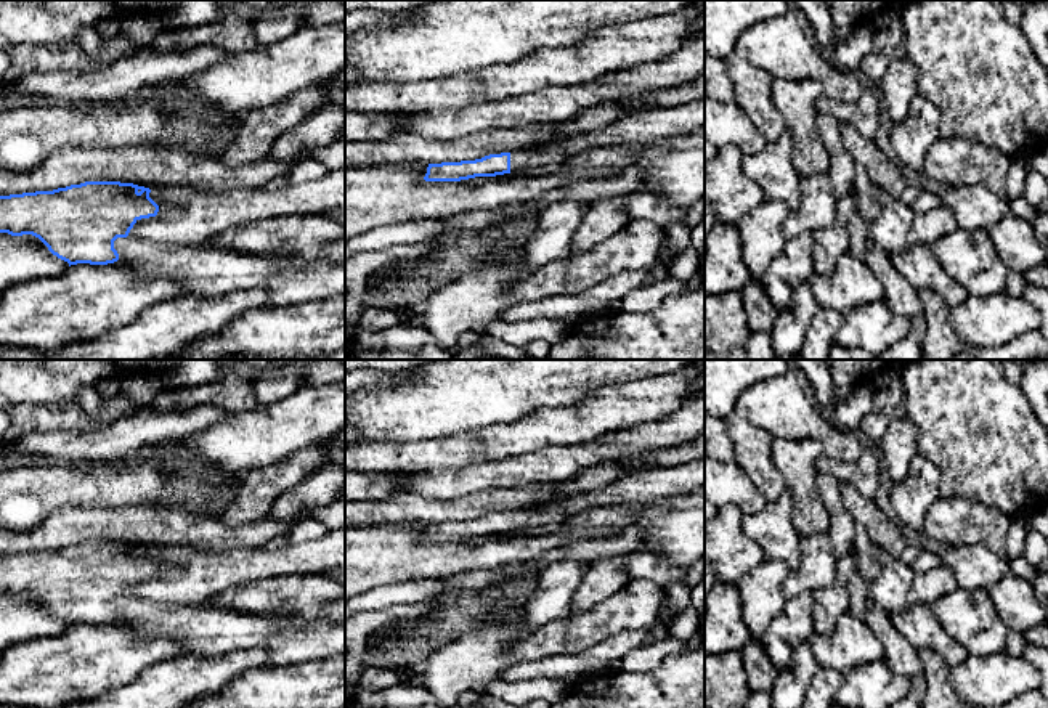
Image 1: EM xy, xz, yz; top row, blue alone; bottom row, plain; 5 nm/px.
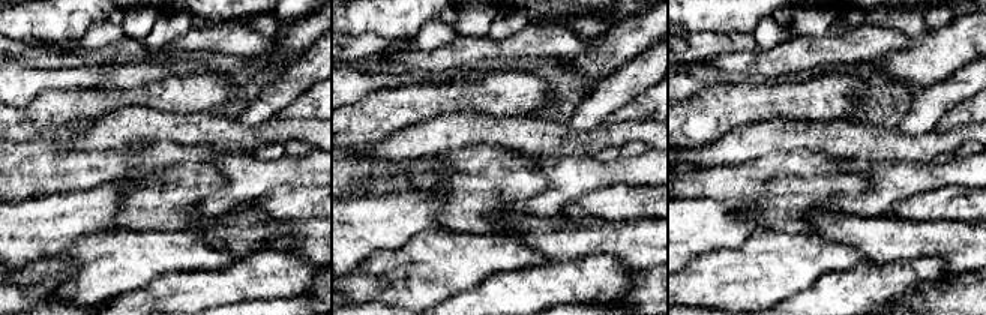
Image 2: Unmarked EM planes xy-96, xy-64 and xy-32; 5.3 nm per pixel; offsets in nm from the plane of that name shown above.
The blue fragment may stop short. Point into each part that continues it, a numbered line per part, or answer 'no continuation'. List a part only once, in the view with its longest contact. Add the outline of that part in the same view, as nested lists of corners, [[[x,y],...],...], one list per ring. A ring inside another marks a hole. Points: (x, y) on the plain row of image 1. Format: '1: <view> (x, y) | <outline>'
1: xz (647, 485) | [[[705,459],[674,467],[648,467],[624,474],[619,480],[594,491],[510,511],[510,533],[568,523],[591,509],[648,504],[655,499],[692,493],[701,486],[705,486]]]

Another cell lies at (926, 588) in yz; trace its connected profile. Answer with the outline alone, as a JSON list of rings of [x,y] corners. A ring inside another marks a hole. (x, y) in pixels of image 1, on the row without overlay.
[[[939,564],[936,568],[915,576],[908,591],[908,604],[934,605],[939,597],[955,591],[957,588],[958,584],[952,570]]]

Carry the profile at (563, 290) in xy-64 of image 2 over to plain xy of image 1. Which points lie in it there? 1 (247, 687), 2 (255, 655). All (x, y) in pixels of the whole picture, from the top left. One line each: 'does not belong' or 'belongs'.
1: does not belong
2: belongs

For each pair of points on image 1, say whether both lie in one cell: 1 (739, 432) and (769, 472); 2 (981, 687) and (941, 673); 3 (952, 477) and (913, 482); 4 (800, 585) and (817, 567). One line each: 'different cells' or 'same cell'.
1: same cell
2: different cells
3: different cells
4: same cell

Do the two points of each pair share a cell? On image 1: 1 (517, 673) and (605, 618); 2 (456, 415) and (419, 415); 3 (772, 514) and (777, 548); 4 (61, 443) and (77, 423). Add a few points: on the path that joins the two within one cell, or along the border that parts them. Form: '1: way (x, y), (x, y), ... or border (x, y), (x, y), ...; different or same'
1: border (576, 652), (520, 660), (504, 670); different
2: way (446, 415), (429, 415); same
3: way (774, 522), (777, 540); same
4: border (108, 423), (85, 432), (42, 431), (34, 434); different

